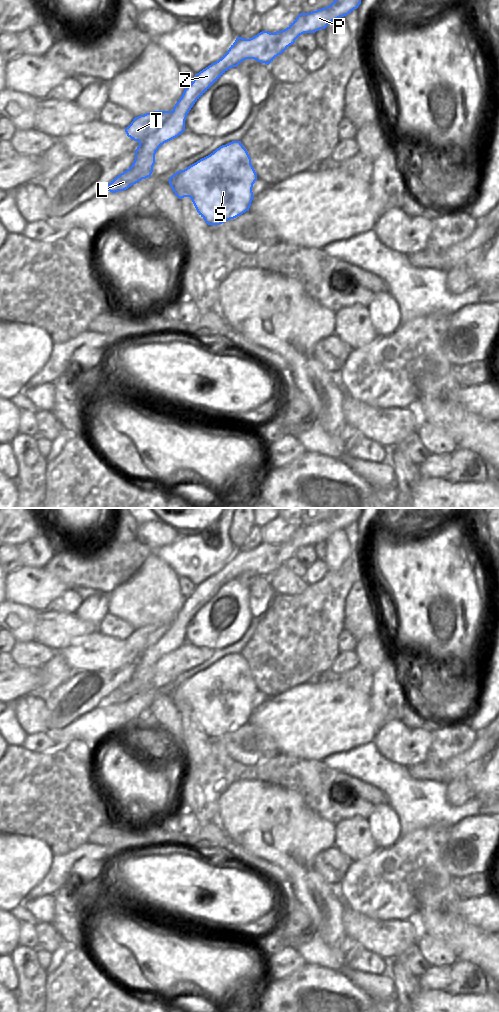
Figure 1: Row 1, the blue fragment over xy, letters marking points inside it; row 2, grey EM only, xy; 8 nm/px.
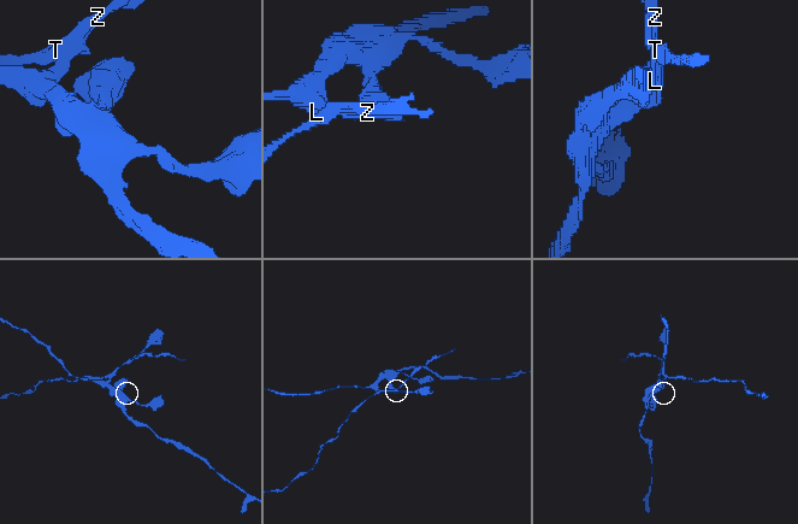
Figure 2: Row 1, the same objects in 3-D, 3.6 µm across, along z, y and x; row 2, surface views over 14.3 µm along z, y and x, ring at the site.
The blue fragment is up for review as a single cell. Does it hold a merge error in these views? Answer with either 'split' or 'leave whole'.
split

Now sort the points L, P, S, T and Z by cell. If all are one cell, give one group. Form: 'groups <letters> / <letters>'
groups L P S Z / T

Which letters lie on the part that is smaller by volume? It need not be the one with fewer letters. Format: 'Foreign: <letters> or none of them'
Foreign: T

